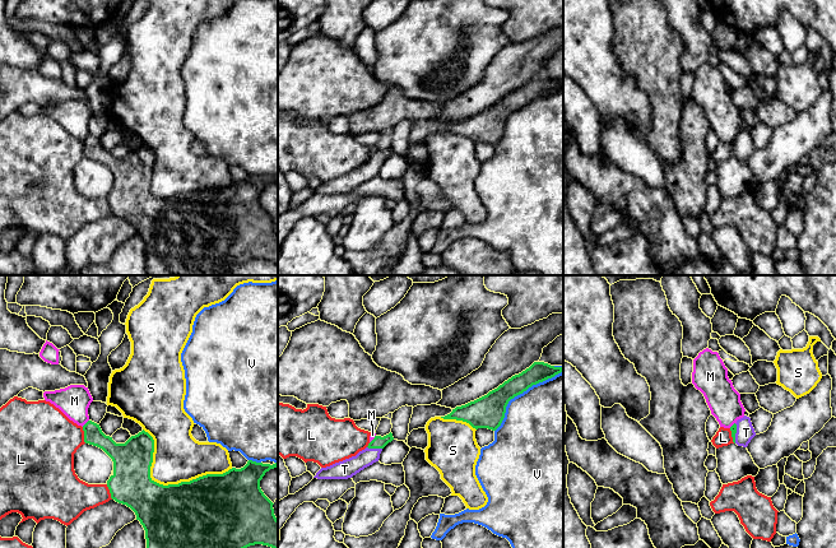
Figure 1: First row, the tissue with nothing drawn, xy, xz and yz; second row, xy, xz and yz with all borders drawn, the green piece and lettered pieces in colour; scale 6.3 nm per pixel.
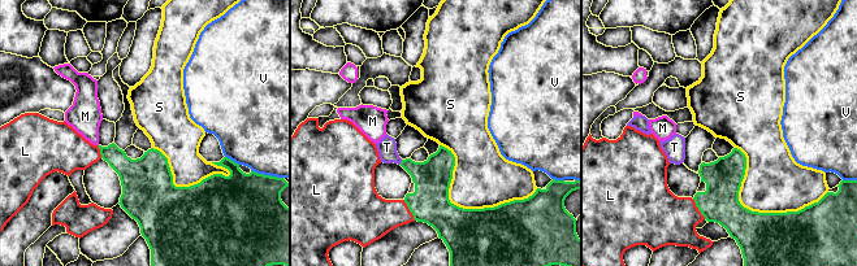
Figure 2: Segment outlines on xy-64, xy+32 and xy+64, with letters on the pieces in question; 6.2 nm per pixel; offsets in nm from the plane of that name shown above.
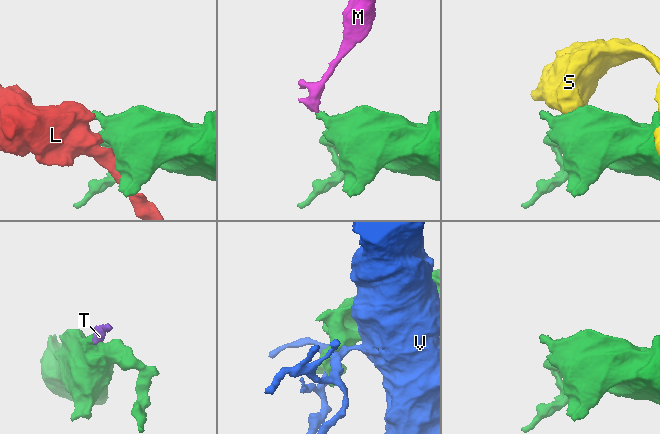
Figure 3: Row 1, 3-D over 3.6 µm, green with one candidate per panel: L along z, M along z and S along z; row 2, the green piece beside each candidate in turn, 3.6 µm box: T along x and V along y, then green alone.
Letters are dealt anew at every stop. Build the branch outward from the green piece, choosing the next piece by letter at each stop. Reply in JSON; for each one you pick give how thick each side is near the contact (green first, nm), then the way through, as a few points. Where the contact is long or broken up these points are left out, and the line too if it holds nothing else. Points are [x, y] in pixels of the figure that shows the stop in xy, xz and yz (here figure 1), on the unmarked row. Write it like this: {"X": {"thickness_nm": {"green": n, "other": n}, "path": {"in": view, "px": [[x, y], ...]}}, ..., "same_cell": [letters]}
{"T": {"thickness_nm": {"green": 80, "other": 120}}, "same_cell": ["T"]}

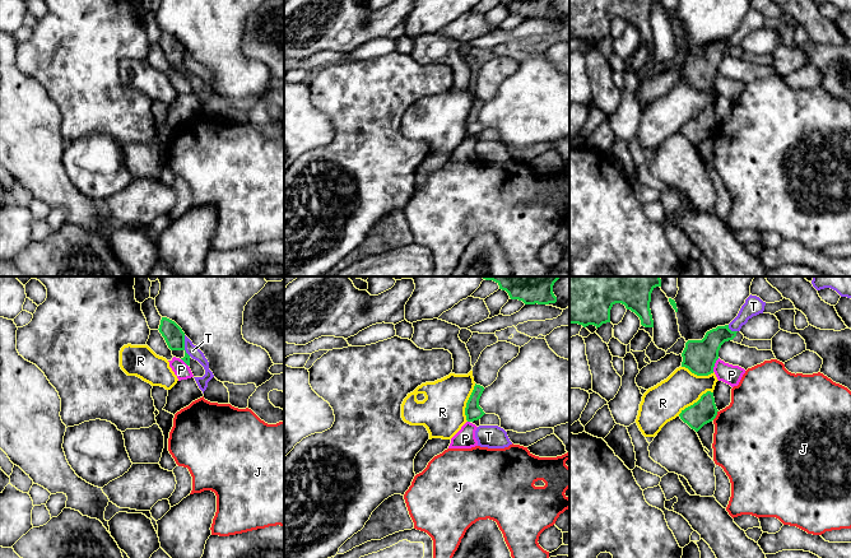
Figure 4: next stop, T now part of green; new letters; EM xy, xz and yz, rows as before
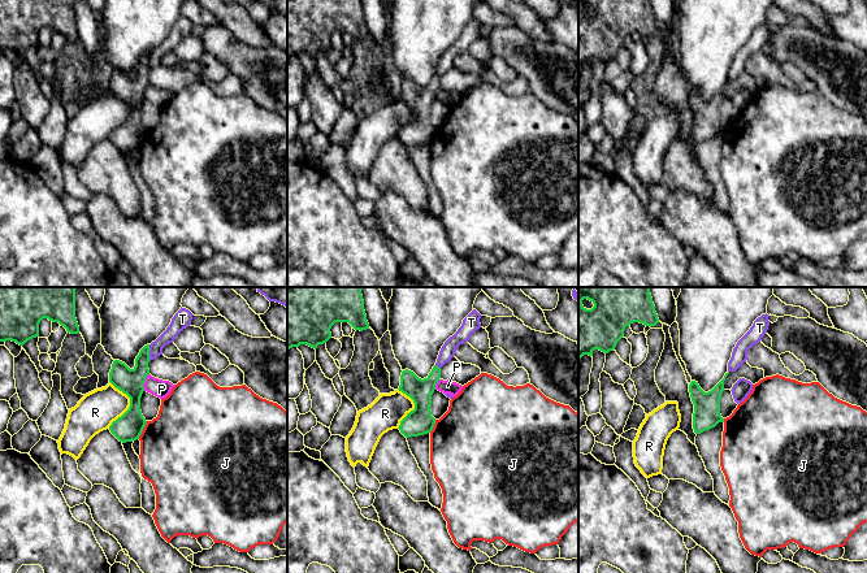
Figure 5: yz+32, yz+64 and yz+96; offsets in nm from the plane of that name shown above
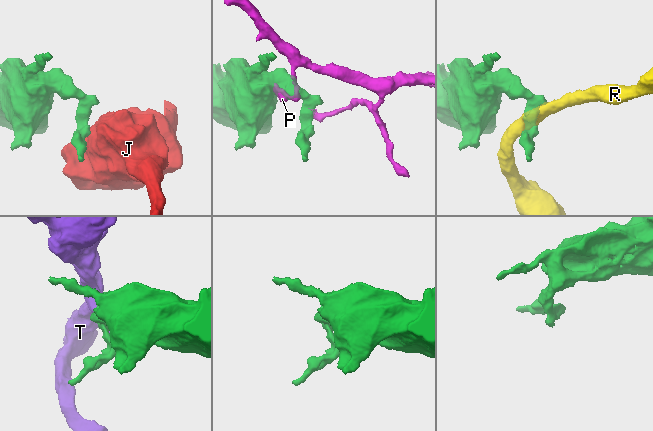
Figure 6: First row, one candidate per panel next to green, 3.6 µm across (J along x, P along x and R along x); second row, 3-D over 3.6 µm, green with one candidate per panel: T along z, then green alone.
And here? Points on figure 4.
{"same_cell": []}

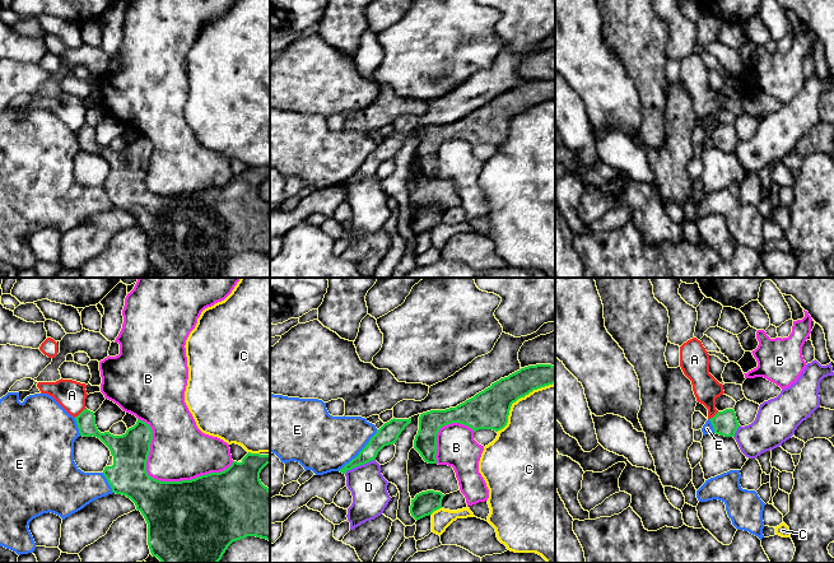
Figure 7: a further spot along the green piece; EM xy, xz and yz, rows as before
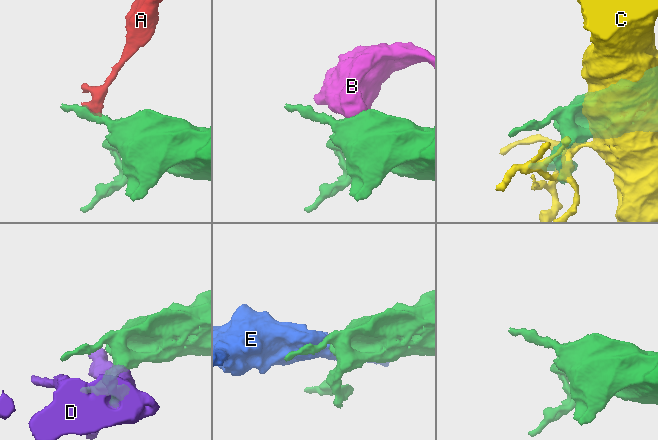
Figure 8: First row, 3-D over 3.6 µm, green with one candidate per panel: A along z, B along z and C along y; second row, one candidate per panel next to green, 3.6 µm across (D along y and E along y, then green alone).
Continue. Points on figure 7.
{"same_cell": []}

